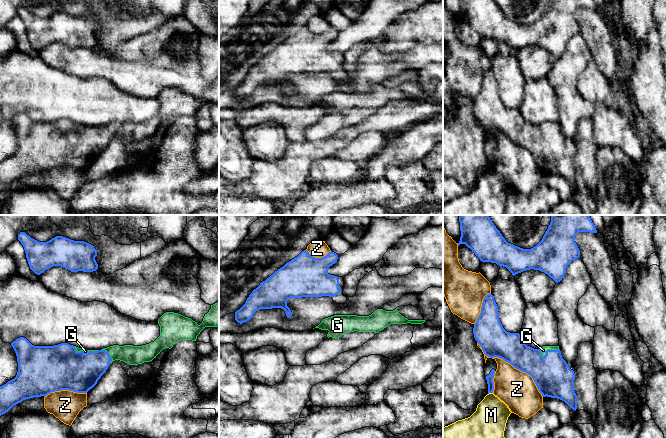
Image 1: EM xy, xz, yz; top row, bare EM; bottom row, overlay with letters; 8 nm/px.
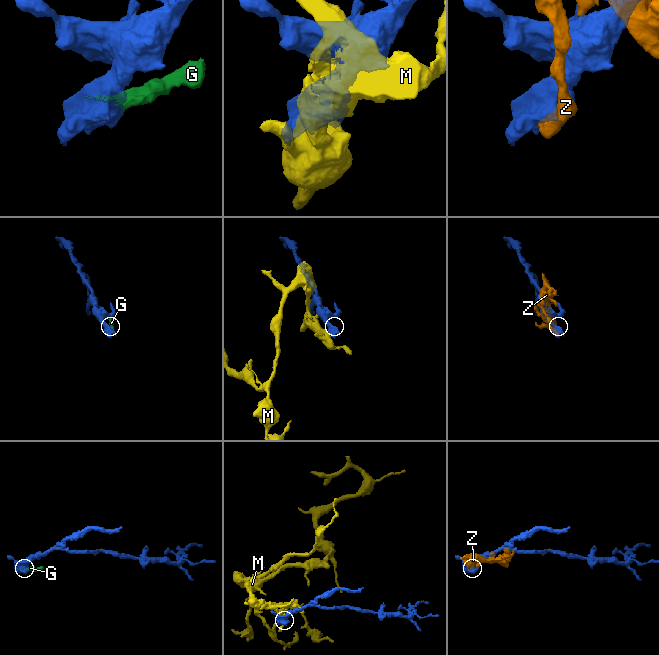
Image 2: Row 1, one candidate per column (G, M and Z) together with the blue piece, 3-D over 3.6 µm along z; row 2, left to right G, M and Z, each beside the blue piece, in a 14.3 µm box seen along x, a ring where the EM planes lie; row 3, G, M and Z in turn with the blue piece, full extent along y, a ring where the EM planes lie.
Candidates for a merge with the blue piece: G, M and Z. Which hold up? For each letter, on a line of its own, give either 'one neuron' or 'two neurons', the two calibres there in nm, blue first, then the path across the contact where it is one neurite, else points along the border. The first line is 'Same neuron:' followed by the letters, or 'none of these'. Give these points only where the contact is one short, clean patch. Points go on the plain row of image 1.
Same neuron: G
G: one neuron; 300 nm thick on the blue side, 50 nm on the other
M: two neurons; 60 nm thick on the blue side, 280 nm on the other
Z: two neurons; 300 nm thick on the blue side, 300 nm on the other

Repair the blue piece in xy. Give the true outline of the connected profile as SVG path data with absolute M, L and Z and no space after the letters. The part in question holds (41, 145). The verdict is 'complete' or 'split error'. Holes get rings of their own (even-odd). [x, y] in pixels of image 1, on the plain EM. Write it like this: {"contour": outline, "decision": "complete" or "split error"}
{"contour": "M219 78L211 81L200 101L191 94L174 88L166 88L159 95L160 112L154 117L142 122L113 121L101 126L86 126L68 119L54 122L34 122L26 114L20 113L11 119L18 138L18 148L14 155L0 162L0 192L8 188L14 181L23 176L47 172L51 168L69 166L77 169L87 169L106 148L109 141L120 136L129 141L150 138L165 124L171 125L181 116L196 117L197 112L205 103L219 103Z", "decision": "split error"}

